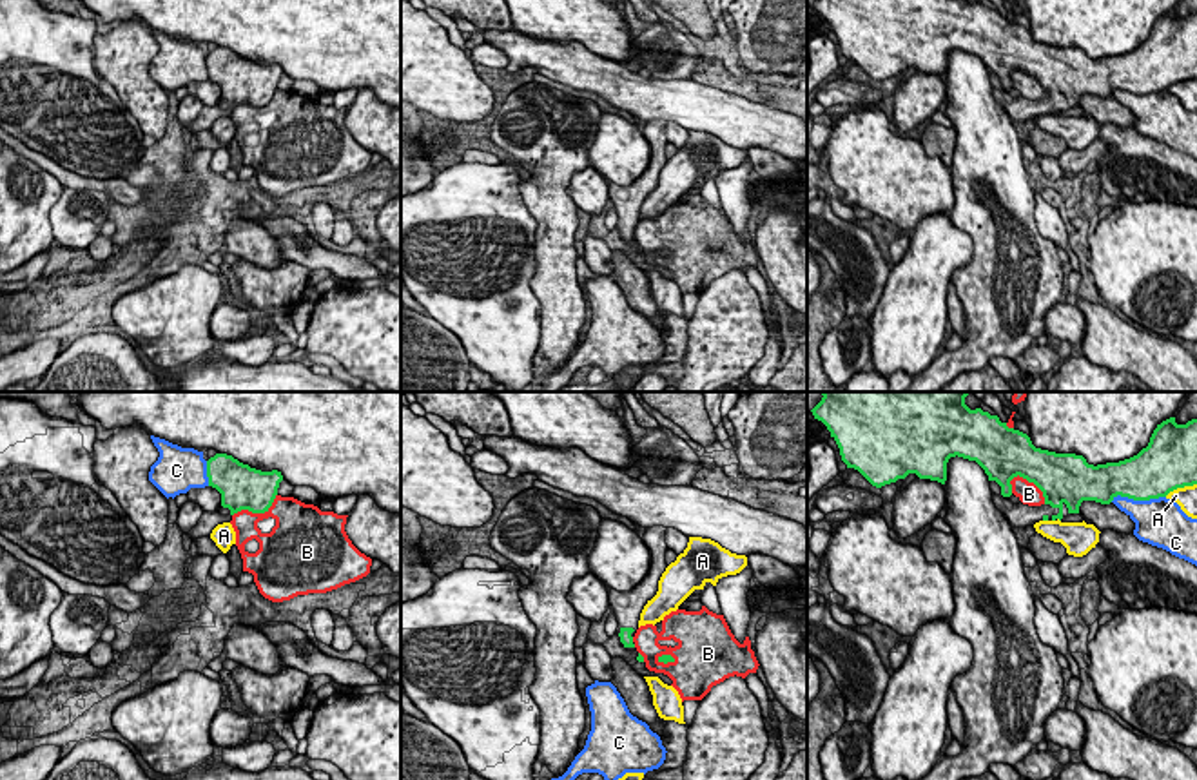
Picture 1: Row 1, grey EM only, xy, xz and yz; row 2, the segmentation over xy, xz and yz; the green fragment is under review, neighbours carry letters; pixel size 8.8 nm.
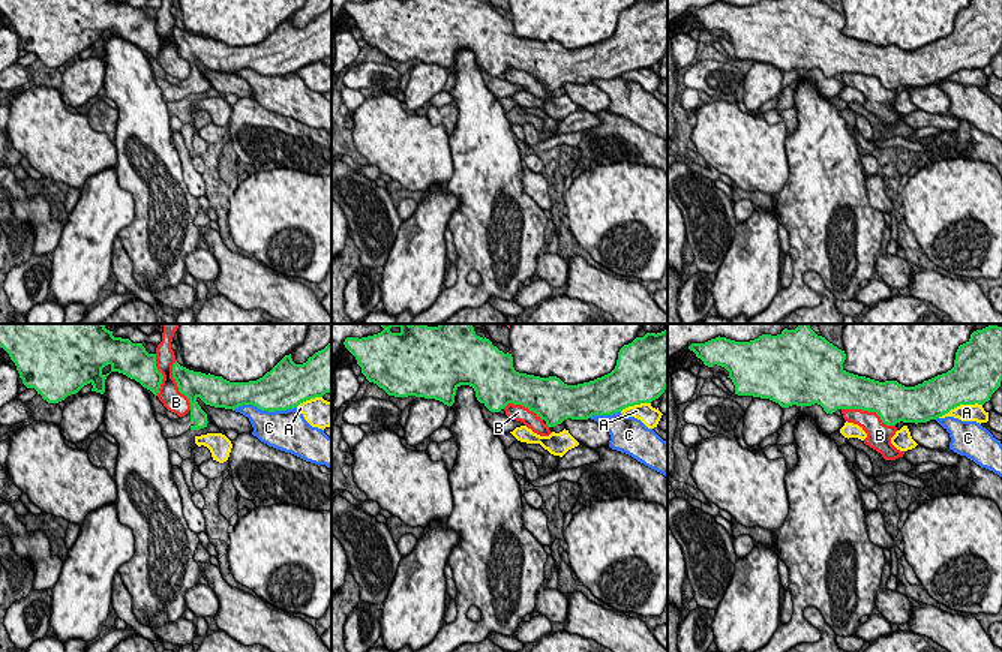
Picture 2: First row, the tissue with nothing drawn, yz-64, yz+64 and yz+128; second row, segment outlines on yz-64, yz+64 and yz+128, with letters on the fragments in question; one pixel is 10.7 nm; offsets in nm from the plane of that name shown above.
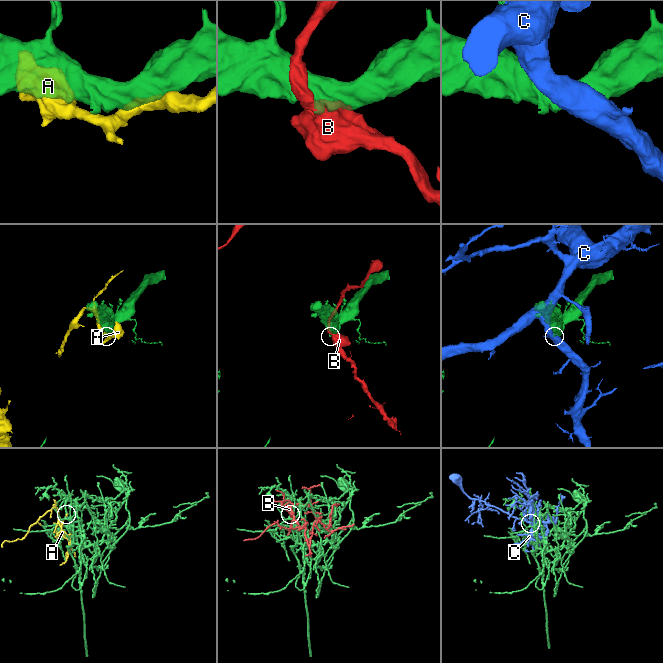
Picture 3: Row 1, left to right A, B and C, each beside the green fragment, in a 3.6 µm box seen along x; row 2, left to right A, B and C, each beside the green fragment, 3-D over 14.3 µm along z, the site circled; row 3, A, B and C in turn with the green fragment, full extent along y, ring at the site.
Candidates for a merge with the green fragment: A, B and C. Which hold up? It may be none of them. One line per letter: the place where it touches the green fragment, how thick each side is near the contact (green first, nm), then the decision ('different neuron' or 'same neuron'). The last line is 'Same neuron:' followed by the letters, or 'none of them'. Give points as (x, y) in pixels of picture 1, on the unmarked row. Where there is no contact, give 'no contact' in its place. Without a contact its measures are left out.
A: contact yz (1179, 80); calibres 480 and 190 nm; different neuron
B: contact yz (1031, 75); calibres 400 and 190 nm; different neuron
C: contact yz (1138, 93); calibres 420 and 380 nm; different neuron
Same neuron: none of them

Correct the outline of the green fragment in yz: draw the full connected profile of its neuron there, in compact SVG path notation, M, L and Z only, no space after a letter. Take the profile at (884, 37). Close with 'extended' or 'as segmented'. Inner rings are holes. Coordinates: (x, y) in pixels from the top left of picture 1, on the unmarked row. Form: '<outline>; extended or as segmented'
M814 0L811 5L831 25L847 62L858 63L876 82L905 73L909 67L945 78L950 51L976 54L988 74L1001 80L1001 87L992 87L992 94L1012 122L1034 120L1039 114L1061 114L1068 107L1079 107L1083 94L1110 98L1117 89L1150 94L1197 78L1197 13L1177 18L1175 11L1170 11L1157 18L1148 40L1137 49L1094 60L1083 49L1036 42L1027 27L1008 22L998 9L981 2ZM1017 69L1043 85L1045 96L1041 100L1014 98L1008 93L1012 89L1010 74Z; extended

